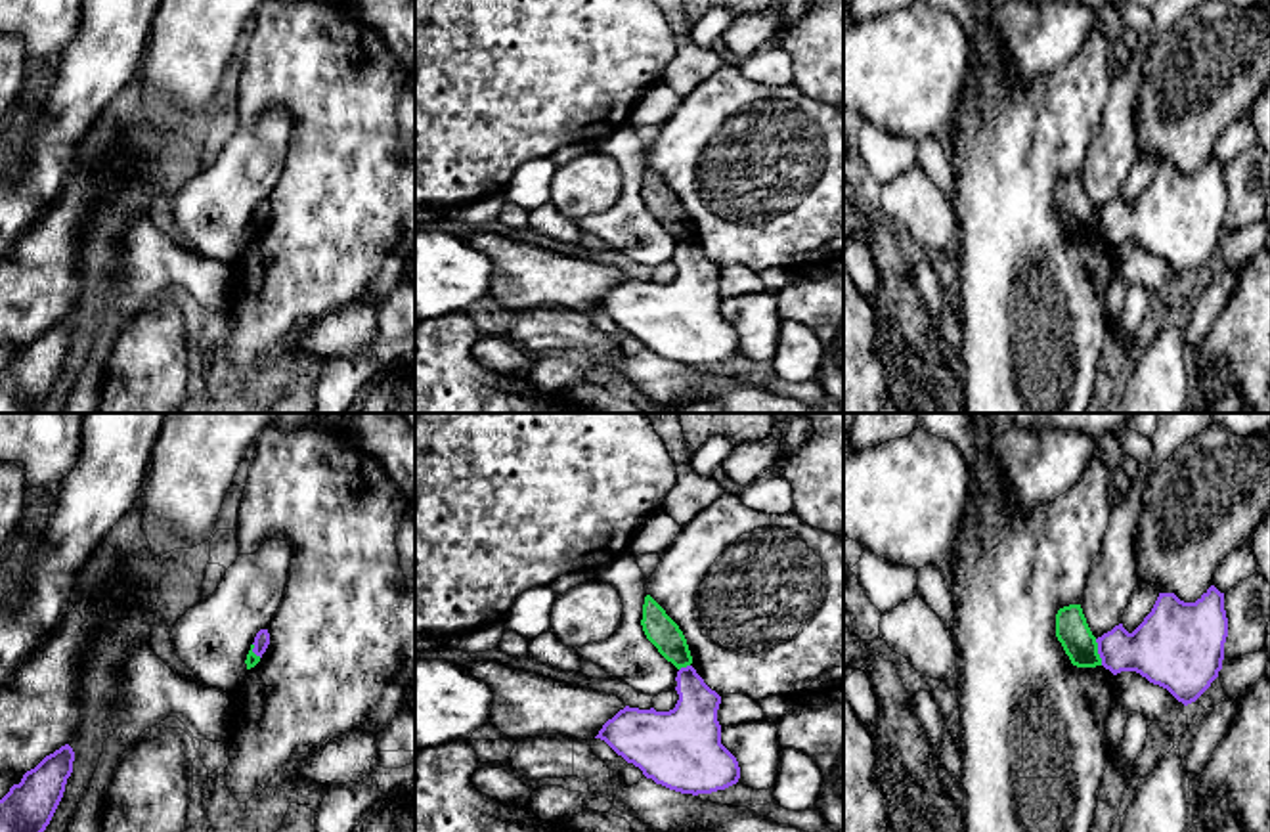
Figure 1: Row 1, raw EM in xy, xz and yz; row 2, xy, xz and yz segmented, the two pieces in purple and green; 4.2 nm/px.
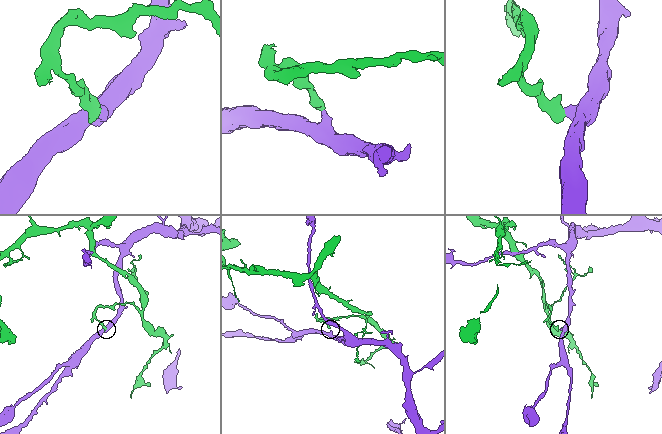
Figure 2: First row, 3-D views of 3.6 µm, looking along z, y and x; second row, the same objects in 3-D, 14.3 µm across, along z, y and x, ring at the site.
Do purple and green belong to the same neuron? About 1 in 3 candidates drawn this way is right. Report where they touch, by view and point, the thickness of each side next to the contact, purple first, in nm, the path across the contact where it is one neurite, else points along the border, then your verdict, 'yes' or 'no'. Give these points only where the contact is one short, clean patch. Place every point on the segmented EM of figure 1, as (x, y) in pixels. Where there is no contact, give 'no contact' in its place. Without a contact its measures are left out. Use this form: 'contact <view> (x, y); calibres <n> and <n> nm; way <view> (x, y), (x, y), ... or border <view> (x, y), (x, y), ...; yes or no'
contact yz (1098, 653); calibres 260 and 140 nm; border yz (1094, 639), (1102, 664); no

